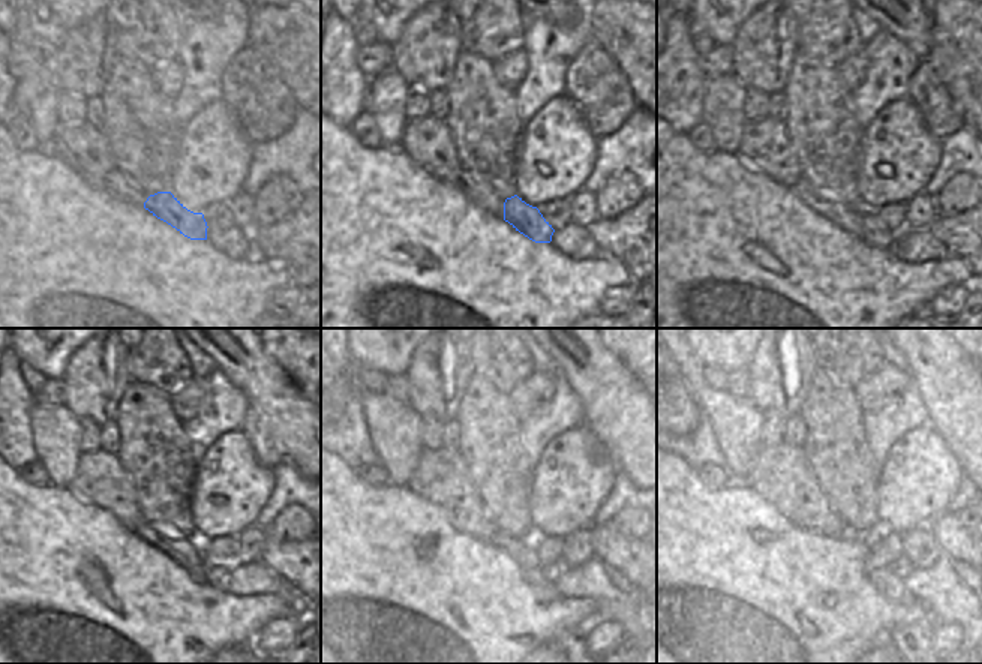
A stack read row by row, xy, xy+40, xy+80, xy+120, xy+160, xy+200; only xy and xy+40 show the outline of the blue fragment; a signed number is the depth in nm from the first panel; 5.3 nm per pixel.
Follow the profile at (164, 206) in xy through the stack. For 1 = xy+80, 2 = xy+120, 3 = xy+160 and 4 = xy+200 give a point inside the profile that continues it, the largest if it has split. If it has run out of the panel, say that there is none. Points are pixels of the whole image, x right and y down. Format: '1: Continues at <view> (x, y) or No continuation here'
1: Continues at xy+80 (877, 234)
2: Continues at xy+120 (213, 573)
3: Continues at xy+160 (553, 570)
4: Continues at xy+200 (903, 567).

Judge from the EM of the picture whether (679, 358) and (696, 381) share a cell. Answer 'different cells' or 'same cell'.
same cell

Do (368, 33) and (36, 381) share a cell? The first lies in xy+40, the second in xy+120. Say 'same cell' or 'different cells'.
same cell

